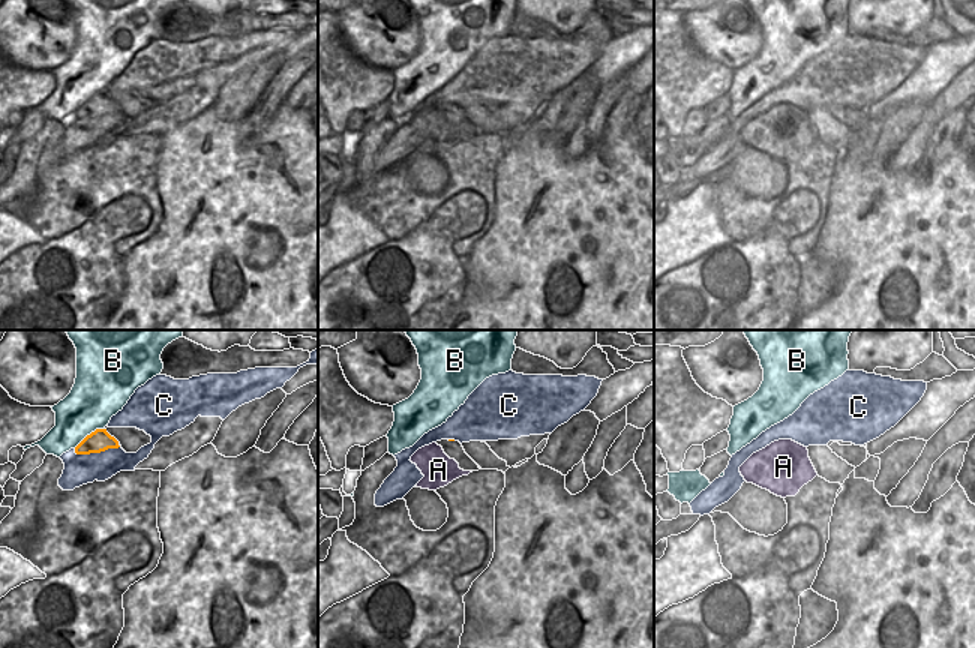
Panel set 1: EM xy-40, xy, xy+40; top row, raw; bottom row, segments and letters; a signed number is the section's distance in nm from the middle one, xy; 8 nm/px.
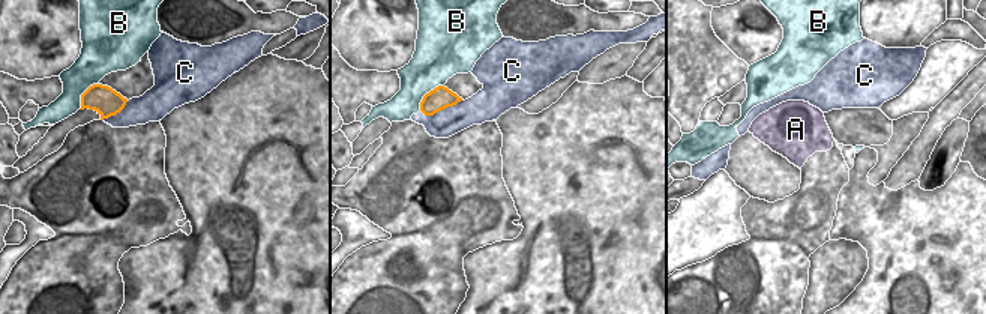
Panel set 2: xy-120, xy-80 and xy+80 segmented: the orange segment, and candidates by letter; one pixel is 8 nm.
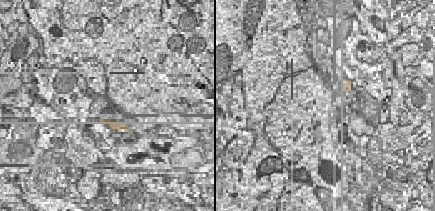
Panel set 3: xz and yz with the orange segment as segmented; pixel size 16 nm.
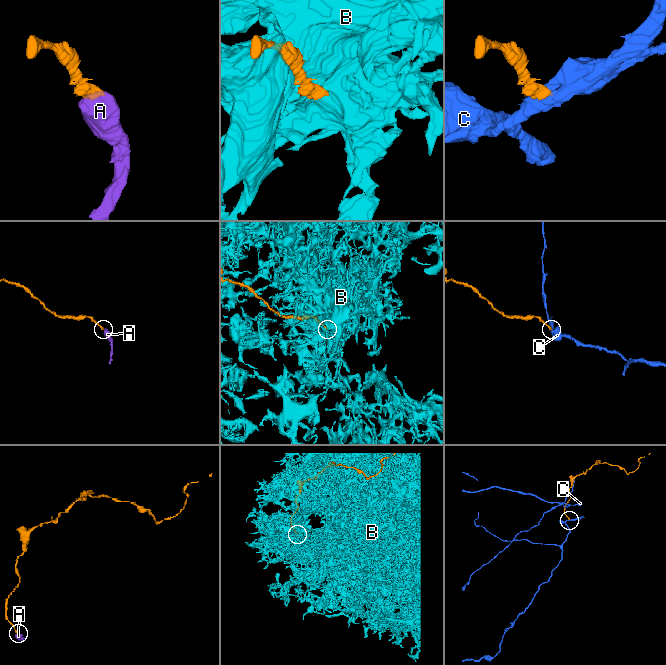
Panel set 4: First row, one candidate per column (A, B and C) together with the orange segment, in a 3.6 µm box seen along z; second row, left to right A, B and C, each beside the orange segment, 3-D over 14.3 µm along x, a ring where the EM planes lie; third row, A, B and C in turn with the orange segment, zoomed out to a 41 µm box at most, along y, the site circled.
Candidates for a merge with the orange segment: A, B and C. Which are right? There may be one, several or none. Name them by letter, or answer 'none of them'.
A

